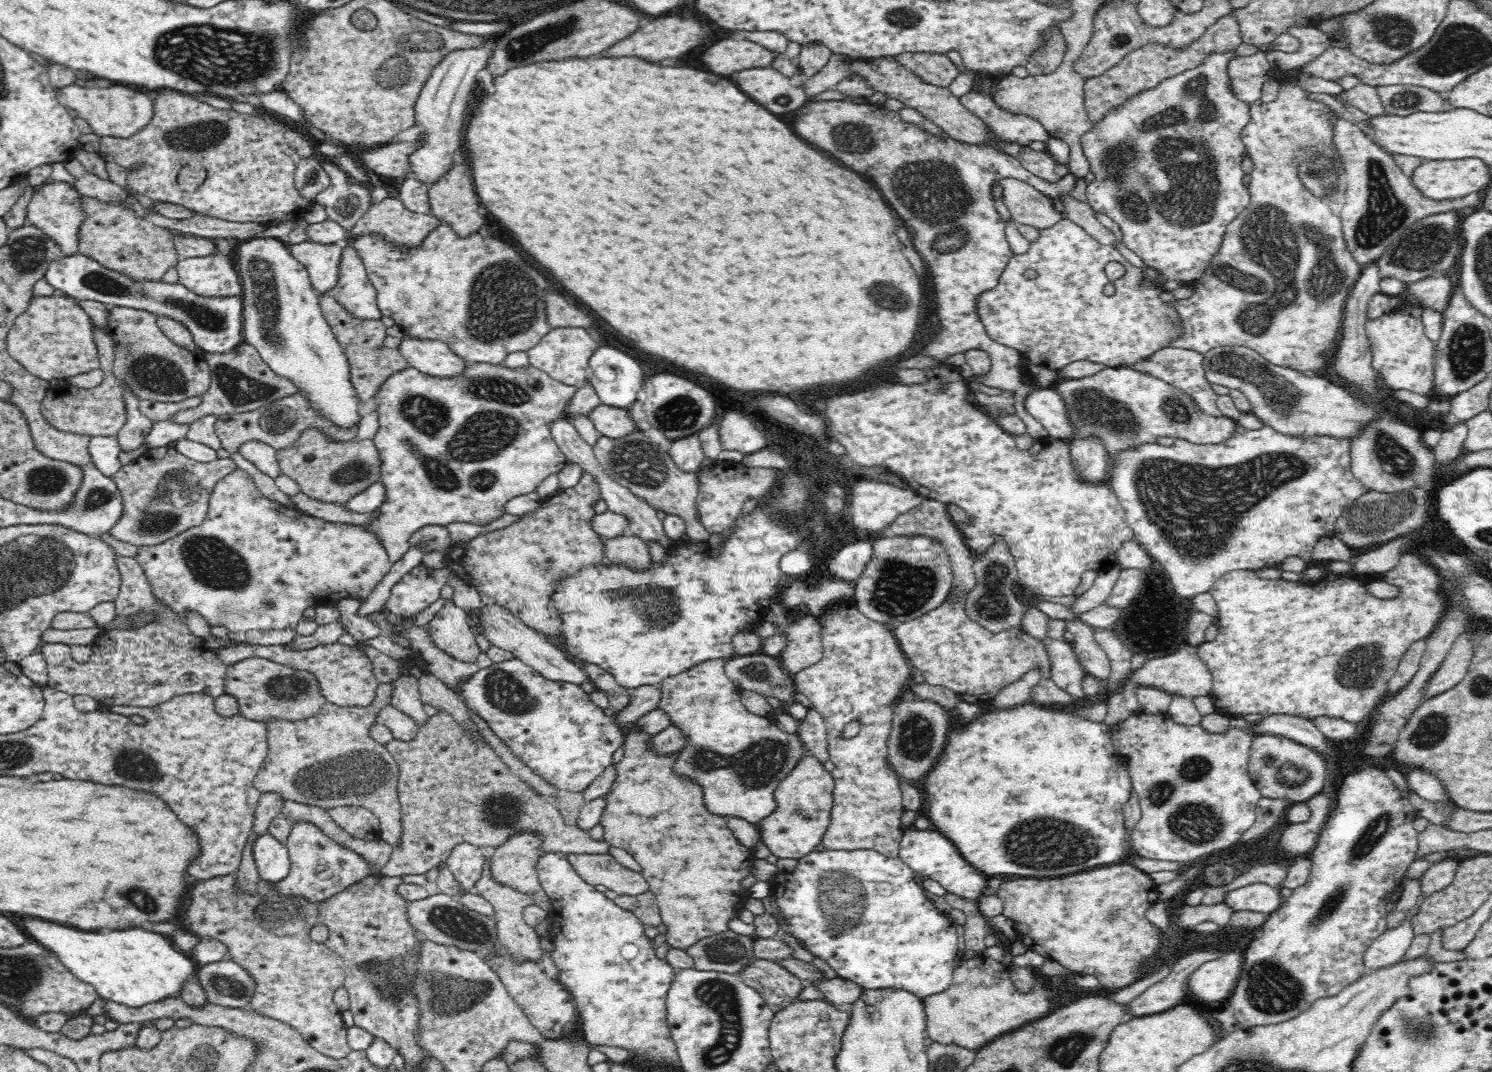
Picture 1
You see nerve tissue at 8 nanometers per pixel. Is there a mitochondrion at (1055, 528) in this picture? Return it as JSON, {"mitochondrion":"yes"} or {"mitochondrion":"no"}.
{"mitochondrion":"no"}

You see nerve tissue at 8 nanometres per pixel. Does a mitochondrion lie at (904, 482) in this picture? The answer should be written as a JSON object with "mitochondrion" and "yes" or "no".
{"mitochondrion":"no"}

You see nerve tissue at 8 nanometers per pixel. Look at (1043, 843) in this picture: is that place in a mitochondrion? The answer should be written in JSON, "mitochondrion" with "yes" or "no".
{"mitochondrion":"yes"}

